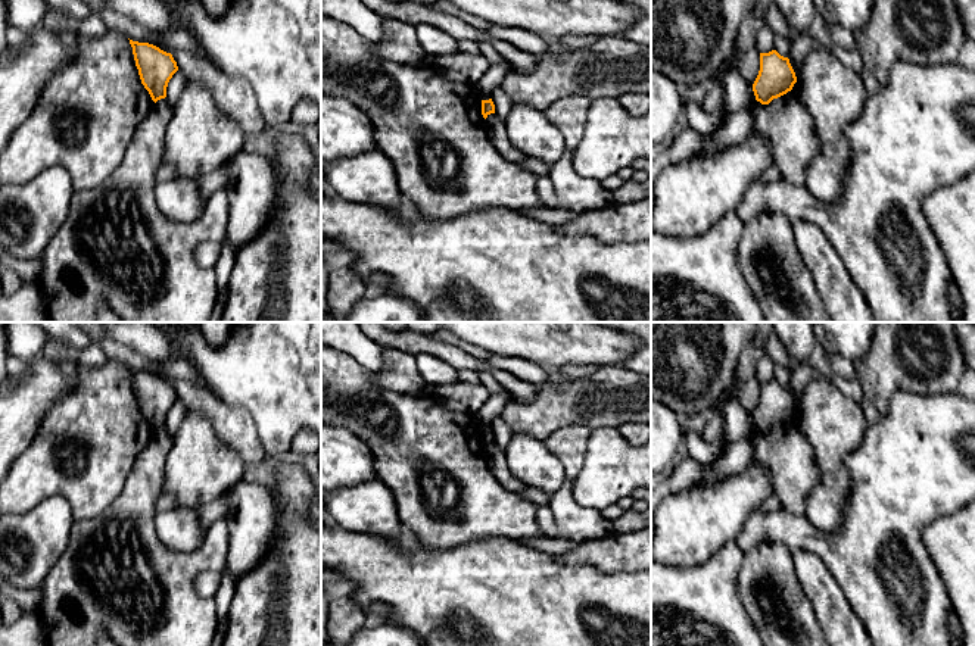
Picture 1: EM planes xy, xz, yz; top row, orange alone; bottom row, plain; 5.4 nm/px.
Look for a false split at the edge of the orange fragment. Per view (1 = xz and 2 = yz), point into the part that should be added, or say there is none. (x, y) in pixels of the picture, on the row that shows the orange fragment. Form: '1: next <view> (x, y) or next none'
1: next none
2: next none

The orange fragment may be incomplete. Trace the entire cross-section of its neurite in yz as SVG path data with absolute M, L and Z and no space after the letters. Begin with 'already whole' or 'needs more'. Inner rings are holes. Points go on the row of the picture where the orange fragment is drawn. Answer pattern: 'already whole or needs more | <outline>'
already whole | M776 50L760 53L760 71L753 84L757 102L769 104L773 99L791 91L795 82L797 77L788 57Z

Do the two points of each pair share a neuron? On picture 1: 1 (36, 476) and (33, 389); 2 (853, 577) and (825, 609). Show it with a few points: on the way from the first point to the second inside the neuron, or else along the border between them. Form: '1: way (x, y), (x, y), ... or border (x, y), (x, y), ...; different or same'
1: border (52, 406), (30, 446), (15, 461); different
2: border (822, 562), (860, 620); different

